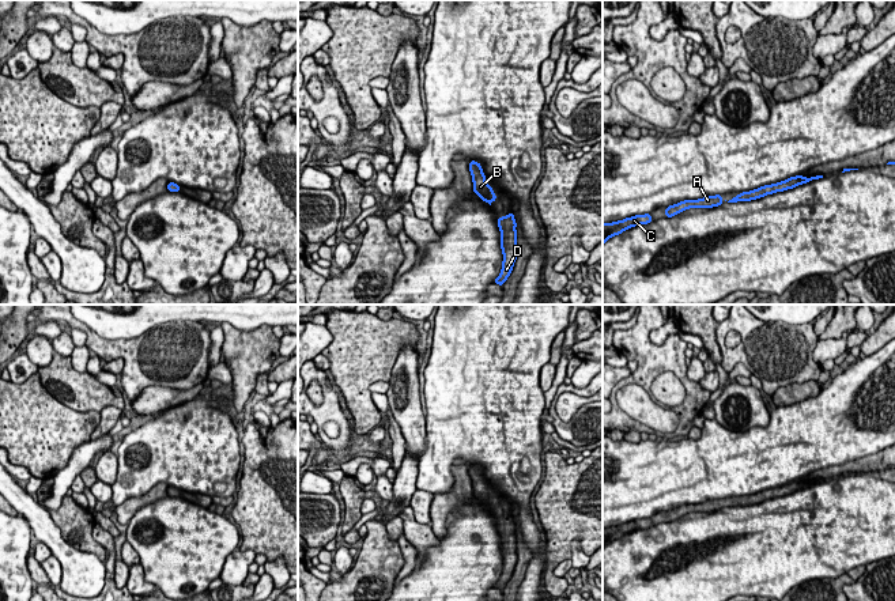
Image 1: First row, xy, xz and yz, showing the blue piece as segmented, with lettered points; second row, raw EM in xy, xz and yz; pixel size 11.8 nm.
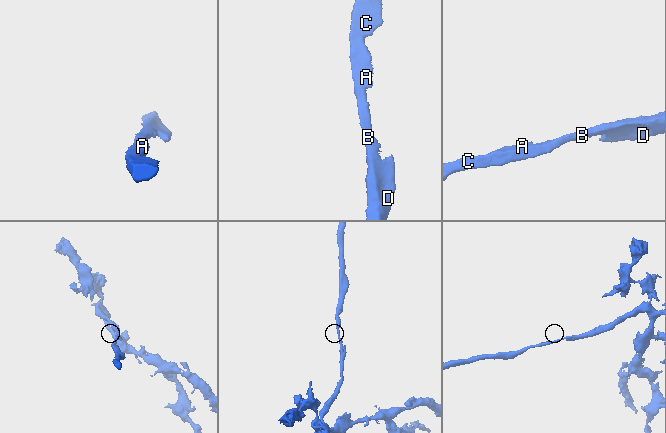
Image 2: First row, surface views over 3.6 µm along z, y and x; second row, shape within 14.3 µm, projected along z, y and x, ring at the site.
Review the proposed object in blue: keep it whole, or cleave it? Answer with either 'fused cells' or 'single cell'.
single cell

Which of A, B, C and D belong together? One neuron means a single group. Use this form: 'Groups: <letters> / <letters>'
Groups: A B C D

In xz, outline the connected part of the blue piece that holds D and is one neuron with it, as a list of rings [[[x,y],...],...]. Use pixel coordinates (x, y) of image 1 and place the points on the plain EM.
[[[510,517],[507,521],[501,521],[499,523],[496,523],[496,528],[501,536],[501,553],[503,559],[503,566],[502,575],[499,581],[494,585],[494,587],[503,591],[517,564],[517,528],[513,517]]]

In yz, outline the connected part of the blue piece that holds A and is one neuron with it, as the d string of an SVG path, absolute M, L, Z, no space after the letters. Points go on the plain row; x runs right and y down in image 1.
M715 499L715 500L707 500L703 503L698 503L698 504L684 504L680 506L677 509L669 510L665 514L665 521L666 522L672 522L688 513L713 513L713 511L718 511L724 507L722 500L721 499Z

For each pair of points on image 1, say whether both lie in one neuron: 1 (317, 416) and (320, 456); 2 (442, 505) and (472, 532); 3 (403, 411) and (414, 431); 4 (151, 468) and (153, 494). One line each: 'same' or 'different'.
1: different
2: different
3: same
4: different

